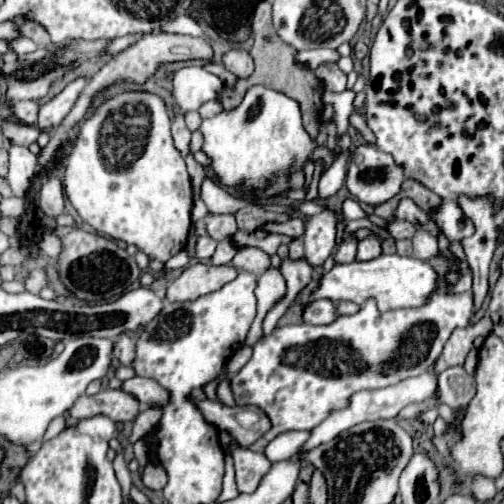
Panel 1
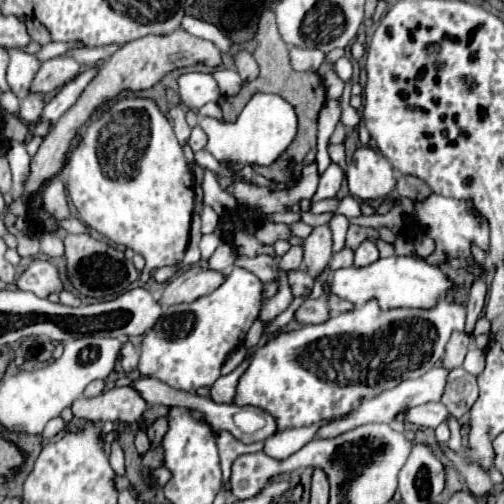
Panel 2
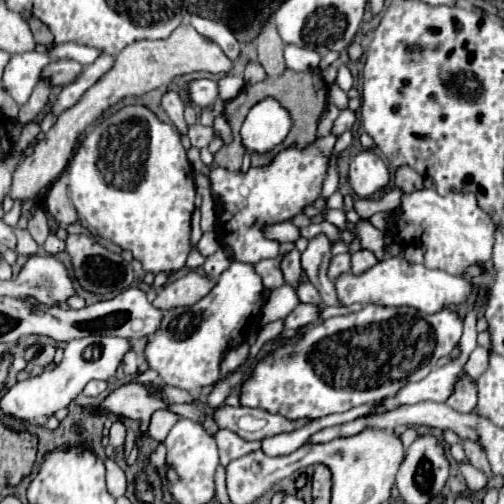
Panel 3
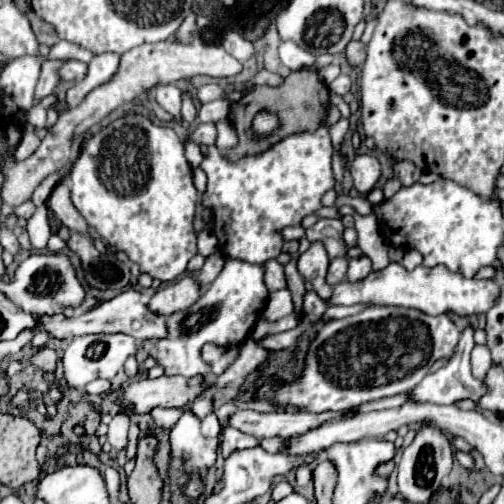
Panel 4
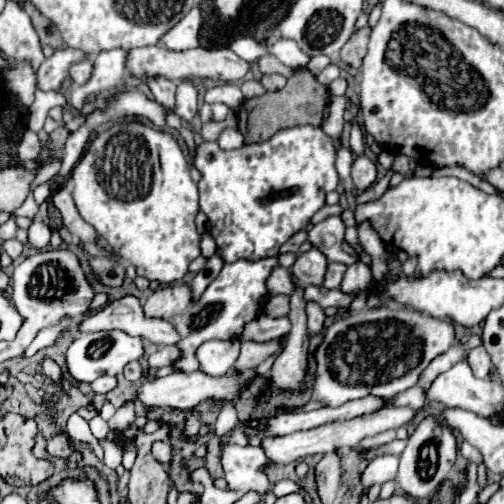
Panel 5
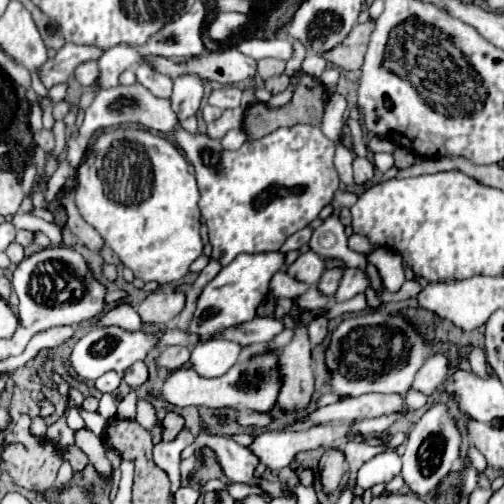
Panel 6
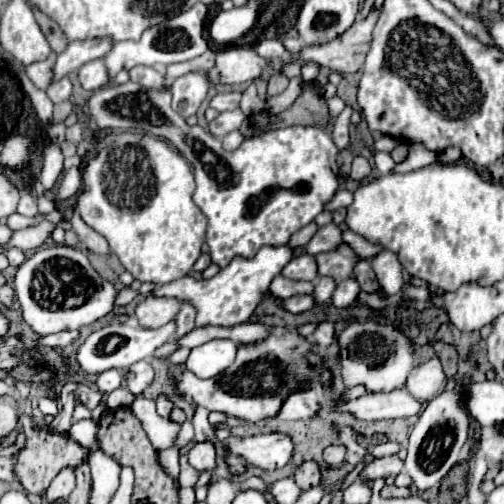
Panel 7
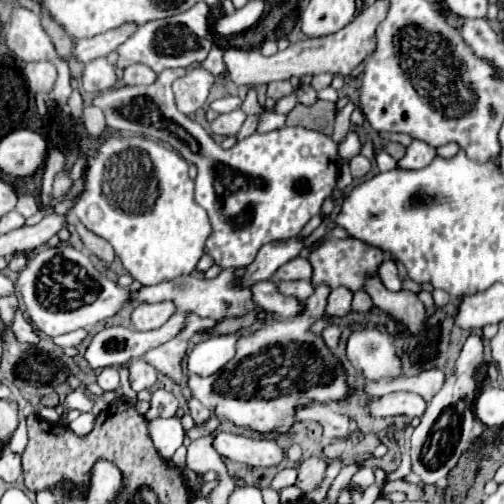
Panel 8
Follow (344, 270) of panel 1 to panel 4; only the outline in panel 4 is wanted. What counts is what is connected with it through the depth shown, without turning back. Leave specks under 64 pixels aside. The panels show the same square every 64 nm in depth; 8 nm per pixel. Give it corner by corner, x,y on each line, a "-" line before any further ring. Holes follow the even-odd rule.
390,262
382,270
372,270
366,278
350,282
342,280
334,286
332,300
328,304
386,304
386,306
406,306
416,308
424,314
438,316
444,312
456,312
460,316
472,316
472,314
484,314
494,302
496,302
498,284
494,280
476,280
476,278
464,278
460,274
448,272
446,268
426,268
416,266
412,272
408,272
400,262

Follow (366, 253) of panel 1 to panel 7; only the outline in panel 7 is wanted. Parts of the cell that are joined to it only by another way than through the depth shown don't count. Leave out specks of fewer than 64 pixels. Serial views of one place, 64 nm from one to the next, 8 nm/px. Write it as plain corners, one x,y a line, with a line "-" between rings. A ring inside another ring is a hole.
350,276
350,278
342,280
342,282
336,286
336,290
334,290
334,294
332,294
332,304
334,304
336,308
346,308
348,304
352,304
352,302
356,300
356,296
360,294
360,290
362,290
362,288
360,288
356,276

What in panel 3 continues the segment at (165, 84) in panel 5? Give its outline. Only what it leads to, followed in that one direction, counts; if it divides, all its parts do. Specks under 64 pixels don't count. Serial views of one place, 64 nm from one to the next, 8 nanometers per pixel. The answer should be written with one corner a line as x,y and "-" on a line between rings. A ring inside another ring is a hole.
166,92
162,96
162,108
166,110
166,114
170,116
170,120
178,128
180,136
184,136
188,132
188,124
184,120
184,102
180,100
180,96
176,92

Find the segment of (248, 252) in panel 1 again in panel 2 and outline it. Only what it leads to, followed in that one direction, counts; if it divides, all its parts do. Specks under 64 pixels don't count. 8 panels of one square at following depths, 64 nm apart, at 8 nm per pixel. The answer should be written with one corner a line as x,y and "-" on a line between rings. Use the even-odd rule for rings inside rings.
258,254
258,256
252,256
252,258
250,256
236,256
234,264
240,266
240,268
250,270
262,282
268,282
268,280
272,280
272,278
278,276
278,266
276,266
274,258
268,256
268,254

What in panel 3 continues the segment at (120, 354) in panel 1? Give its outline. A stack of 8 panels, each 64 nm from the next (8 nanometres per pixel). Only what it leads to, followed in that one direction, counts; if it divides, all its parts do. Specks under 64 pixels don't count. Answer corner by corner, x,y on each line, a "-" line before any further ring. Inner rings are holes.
128,350
124,360
122,360
122,368
124,368
124,374
128,376
134,376
138,372
138,356
134,350

